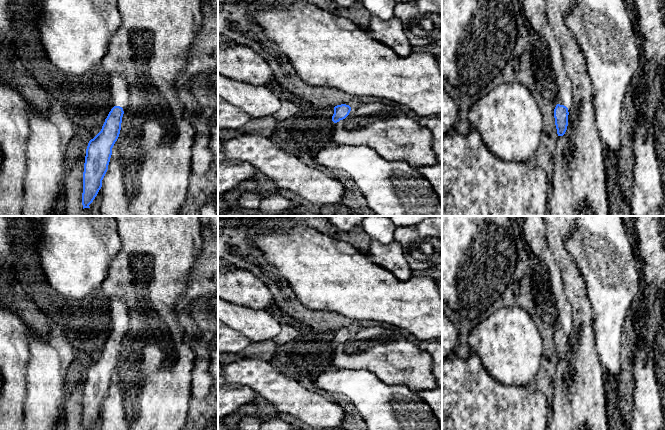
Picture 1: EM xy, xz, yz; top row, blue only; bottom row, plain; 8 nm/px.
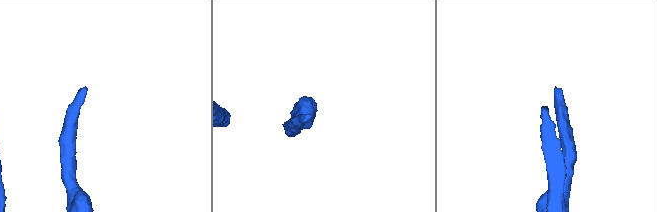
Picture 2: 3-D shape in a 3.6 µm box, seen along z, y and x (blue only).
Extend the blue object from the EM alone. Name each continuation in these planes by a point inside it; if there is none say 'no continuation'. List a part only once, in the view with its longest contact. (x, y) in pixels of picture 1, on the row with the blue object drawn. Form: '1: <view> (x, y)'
1: yz (535, 10)

